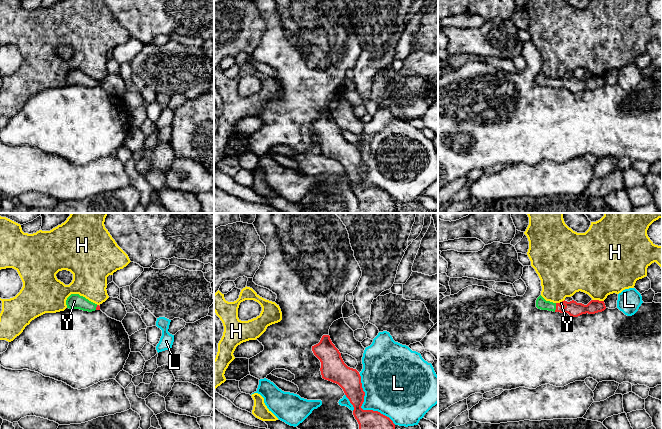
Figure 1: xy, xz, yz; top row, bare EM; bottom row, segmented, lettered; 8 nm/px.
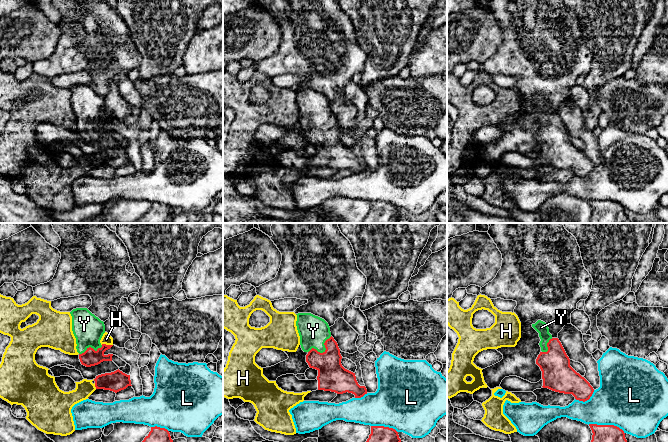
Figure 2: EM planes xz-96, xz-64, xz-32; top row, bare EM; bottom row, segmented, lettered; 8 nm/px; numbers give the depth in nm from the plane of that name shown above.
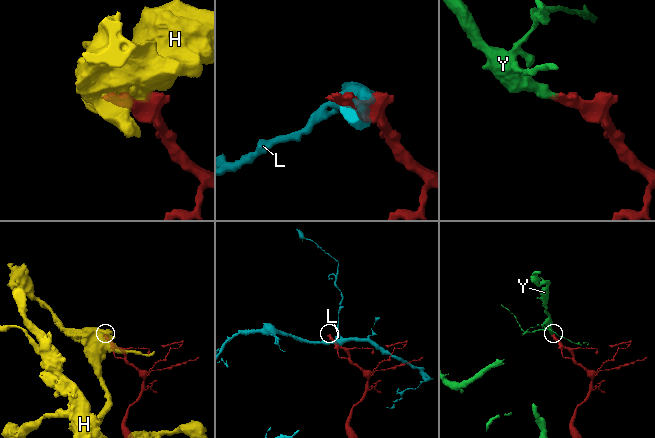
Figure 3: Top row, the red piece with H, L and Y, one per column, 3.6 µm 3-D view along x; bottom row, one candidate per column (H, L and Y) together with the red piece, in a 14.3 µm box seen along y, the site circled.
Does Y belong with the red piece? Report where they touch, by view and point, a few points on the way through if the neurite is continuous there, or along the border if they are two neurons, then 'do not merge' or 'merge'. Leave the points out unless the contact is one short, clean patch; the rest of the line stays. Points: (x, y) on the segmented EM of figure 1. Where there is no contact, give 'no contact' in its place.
meets red in yz at (556, 307); runs through yz (574, 309), (571, 307), (556, 307), (541, 303); merge

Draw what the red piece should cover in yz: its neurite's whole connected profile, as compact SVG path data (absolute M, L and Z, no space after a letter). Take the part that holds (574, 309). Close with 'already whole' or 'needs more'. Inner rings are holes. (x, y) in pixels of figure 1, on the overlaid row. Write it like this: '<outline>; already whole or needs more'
M541 295L536 300L536 307L541 310L568 313L572 317L578 317L586 313L595 314L606 309L604 301L591 300L587 305L577 303L574 300L570 302L564 300L560 303L553 303L546 301Z; needs more

